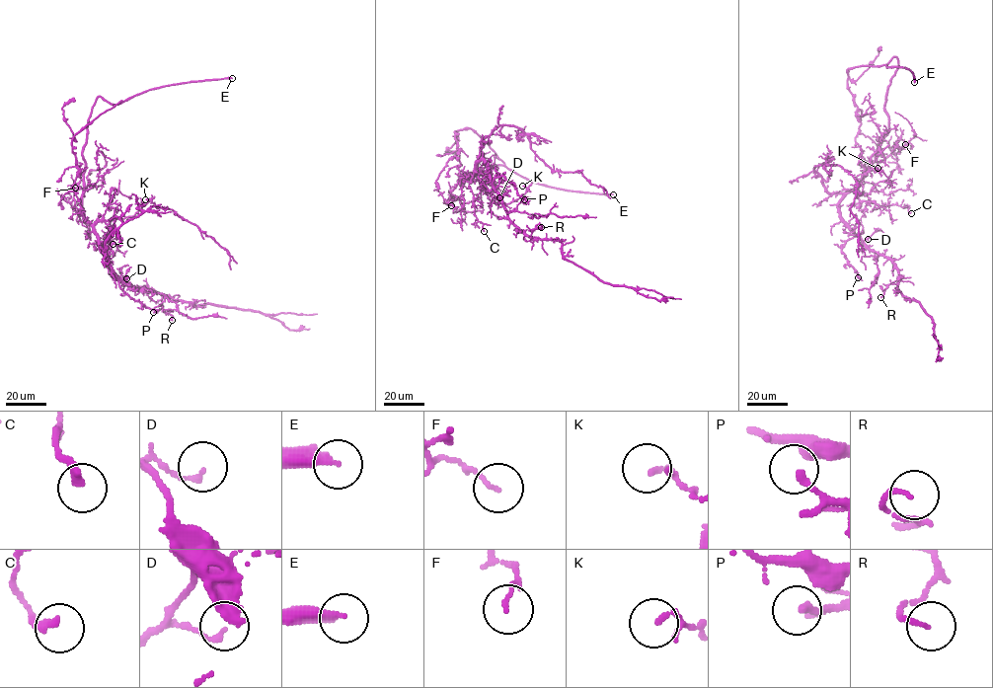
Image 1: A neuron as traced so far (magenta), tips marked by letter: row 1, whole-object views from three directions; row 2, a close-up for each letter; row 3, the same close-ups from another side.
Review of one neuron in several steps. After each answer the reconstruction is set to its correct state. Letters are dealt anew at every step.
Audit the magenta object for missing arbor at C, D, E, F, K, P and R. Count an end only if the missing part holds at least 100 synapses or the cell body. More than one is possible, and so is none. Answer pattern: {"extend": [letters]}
{"extend": ["E"]}

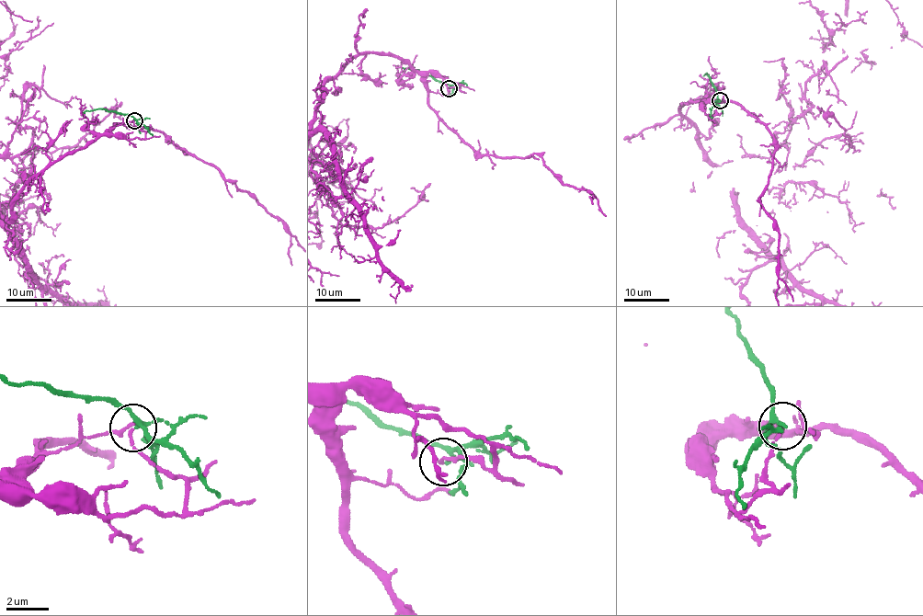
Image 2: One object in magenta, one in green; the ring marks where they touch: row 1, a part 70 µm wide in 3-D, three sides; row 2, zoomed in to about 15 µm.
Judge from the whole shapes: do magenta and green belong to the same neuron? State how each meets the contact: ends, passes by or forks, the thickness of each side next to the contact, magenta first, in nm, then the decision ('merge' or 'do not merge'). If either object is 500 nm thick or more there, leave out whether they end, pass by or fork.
magenta passes by | green forks | 80/120 nm | do not merge

